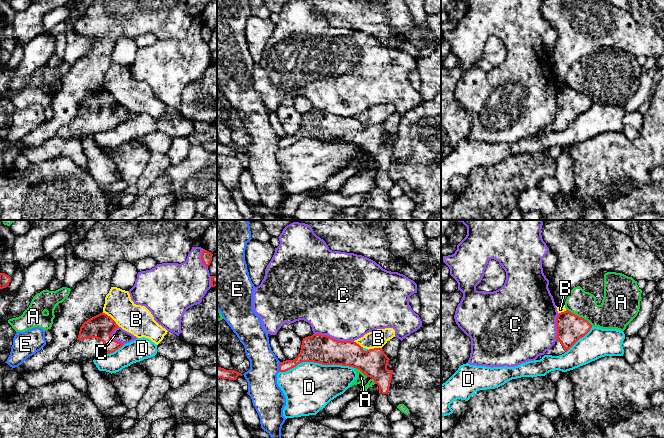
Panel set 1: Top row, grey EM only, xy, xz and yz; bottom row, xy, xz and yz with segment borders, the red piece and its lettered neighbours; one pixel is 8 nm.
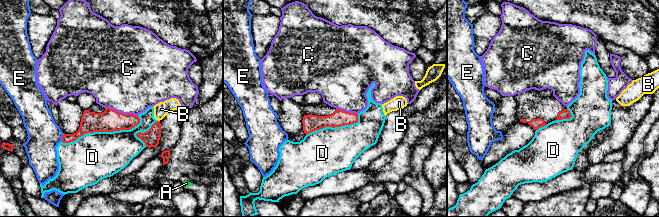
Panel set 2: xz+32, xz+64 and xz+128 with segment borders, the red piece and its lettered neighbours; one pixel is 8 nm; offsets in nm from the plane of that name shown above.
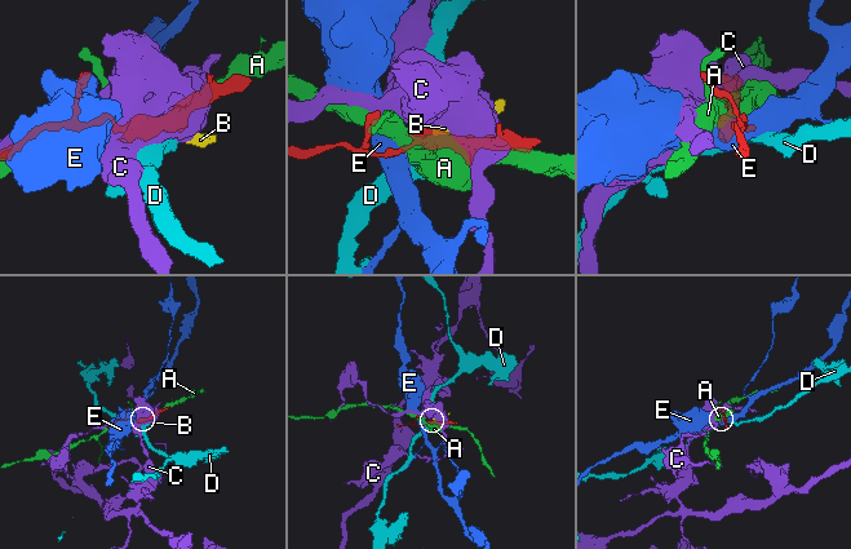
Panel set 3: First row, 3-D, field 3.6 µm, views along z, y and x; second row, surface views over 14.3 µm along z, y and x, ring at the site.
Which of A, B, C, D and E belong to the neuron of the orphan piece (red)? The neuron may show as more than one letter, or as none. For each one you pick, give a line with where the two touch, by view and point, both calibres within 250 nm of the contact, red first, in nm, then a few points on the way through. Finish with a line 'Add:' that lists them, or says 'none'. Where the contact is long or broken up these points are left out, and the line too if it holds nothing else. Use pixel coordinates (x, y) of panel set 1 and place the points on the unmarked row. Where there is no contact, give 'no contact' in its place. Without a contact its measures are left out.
Add: none

